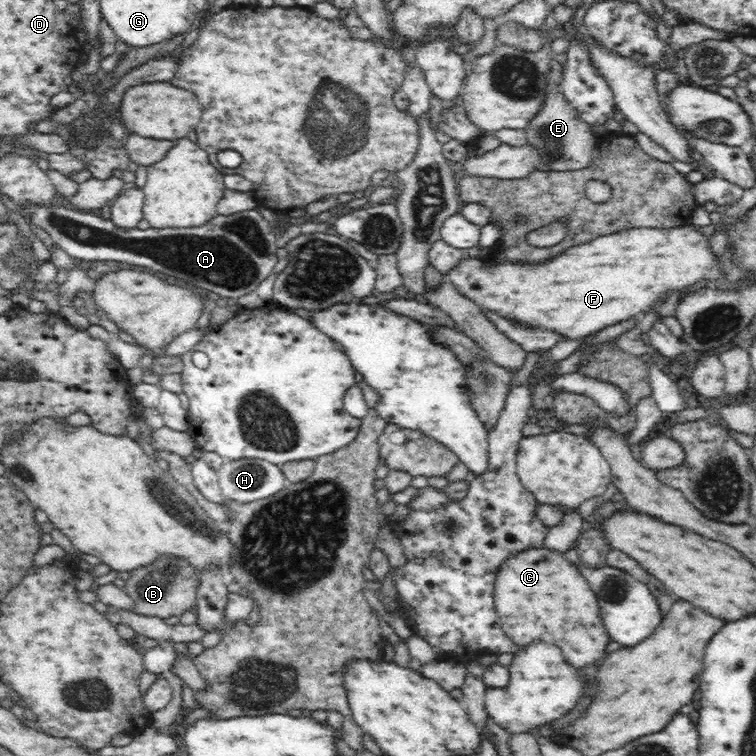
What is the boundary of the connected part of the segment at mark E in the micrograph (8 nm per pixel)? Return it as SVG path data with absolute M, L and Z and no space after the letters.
M551 69L546 102L543 108L523 129L525 144L535 150L544 168L548 170L578 170L590 165L591 152L597 143L590 124L579 118L577 109L566 99L559 86L558 75Z

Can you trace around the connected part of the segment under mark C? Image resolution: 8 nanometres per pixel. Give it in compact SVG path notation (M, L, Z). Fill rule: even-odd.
M543 545L539 549L517 553L501 567L496 578L495 609L500 626L520 648L526 648L534 640L554 641L570 666L586 666L604 655L604 648L610 640L603 619L600 618L597 597L591 590L587 578L582 577L579 568L567 560L562 552Z

